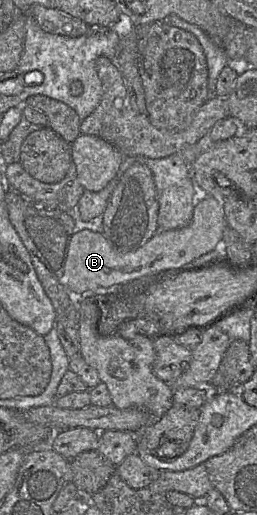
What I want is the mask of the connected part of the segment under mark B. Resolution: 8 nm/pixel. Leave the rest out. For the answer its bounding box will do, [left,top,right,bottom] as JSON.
[61,195,226,302]

